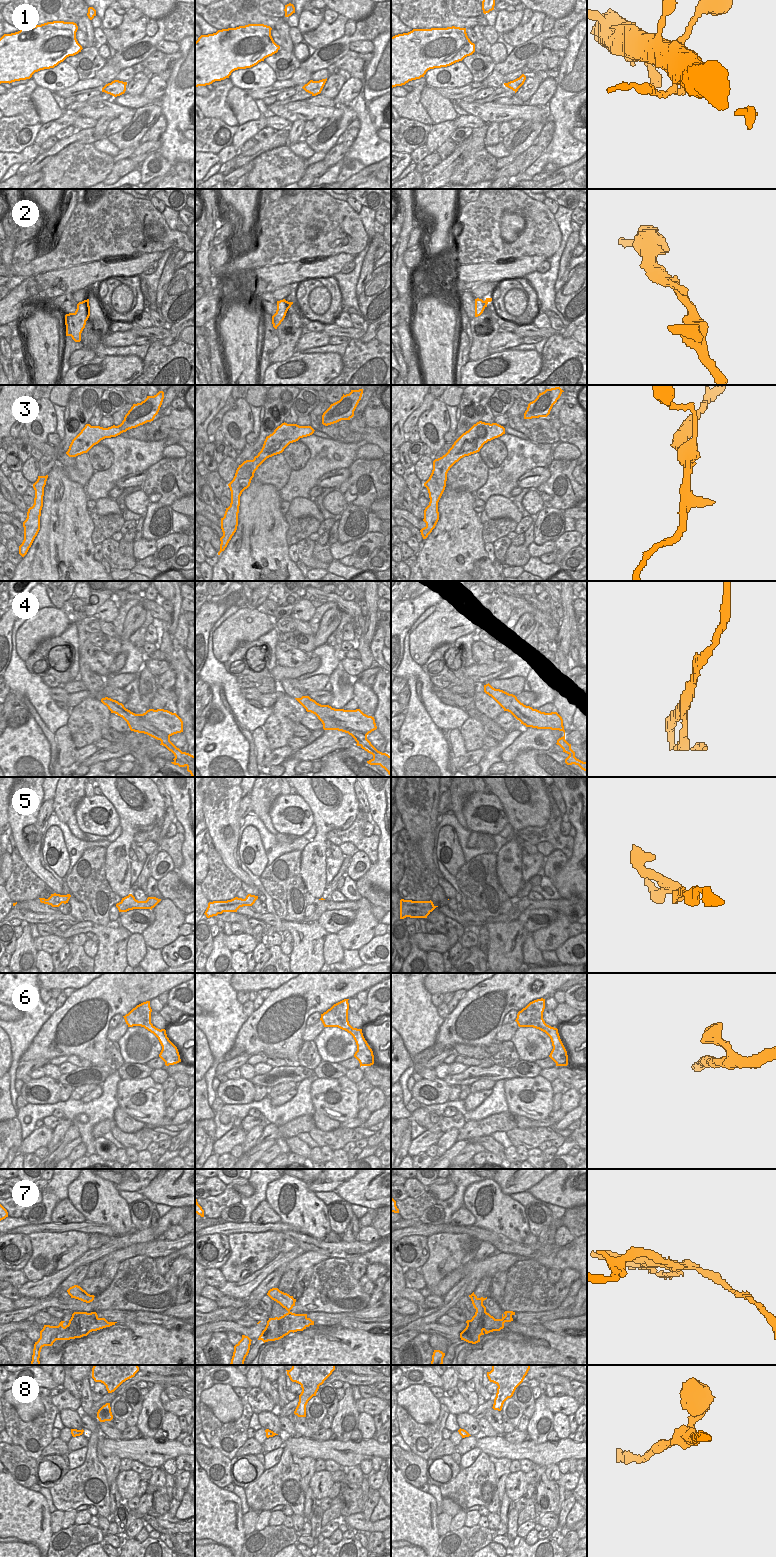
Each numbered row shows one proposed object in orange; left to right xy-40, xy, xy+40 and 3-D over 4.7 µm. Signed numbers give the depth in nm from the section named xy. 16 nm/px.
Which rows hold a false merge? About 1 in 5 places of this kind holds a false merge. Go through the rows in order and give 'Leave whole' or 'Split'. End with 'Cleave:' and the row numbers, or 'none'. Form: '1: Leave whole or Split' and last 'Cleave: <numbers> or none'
1: Split
2: Leave whole
3: Leave whole
4: Split
5: Leave whole
6: Leave whole
7: Split
8: Leave whole
Cleave: 1, 4, 7

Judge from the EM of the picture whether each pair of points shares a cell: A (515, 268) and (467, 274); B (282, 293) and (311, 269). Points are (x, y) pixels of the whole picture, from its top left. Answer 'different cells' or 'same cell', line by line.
A: same cell
B: different cells

